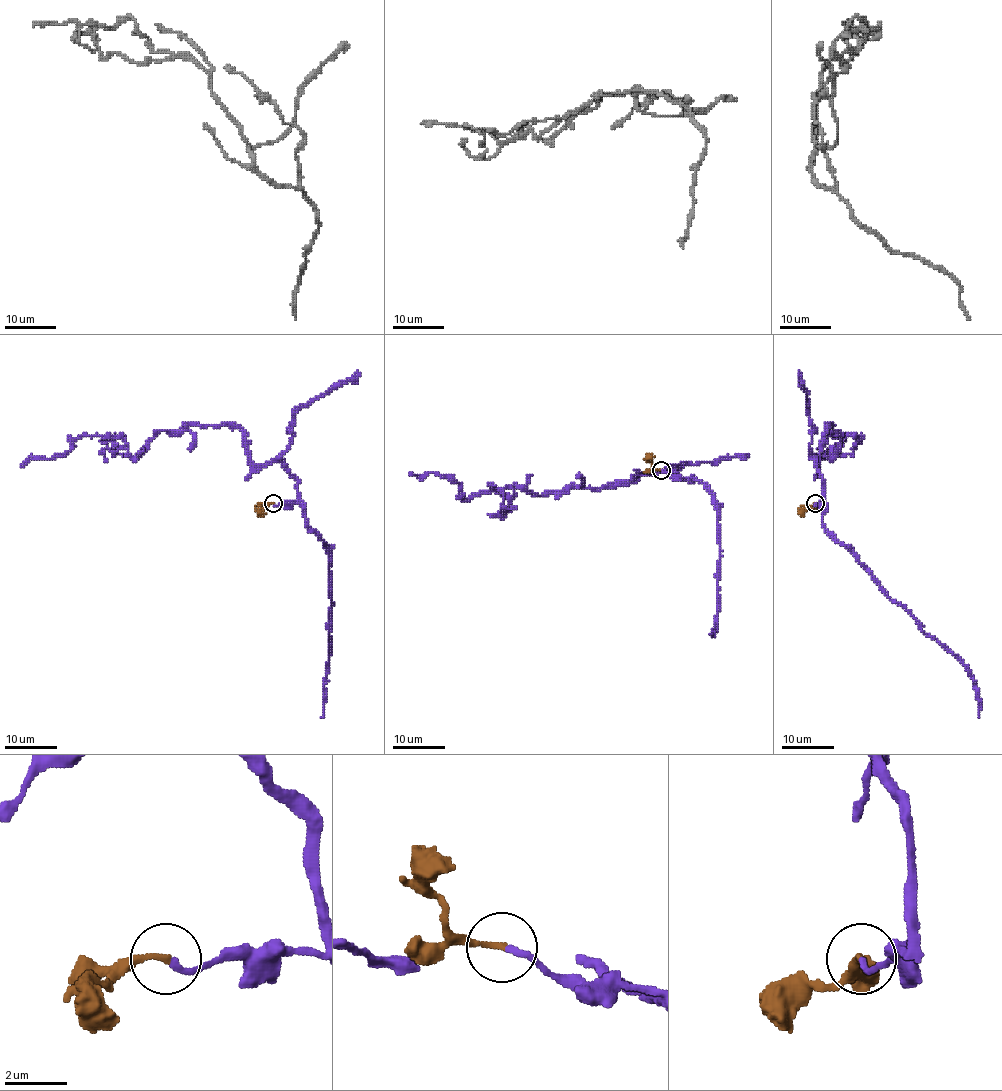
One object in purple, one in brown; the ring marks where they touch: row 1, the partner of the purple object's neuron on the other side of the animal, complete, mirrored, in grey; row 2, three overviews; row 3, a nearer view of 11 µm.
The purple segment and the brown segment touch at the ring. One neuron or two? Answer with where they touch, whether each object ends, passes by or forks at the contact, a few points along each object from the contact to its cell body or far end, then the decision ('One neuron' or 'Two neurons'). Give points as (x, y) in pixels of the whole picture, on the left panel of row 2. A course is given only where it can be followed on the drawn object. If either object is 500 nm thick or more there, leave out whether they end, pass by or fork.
Place: (273, 503). At the ring purple ends. At the ring brown ends. Course of purple: (273, 504), (299, 501), (298, 482), (255, 465), (229, 424), (158, 431), (133, 455), (86, 435), (20, 466). Course of brown: (273, 504), (266, 504), (257, 510). One neuron

